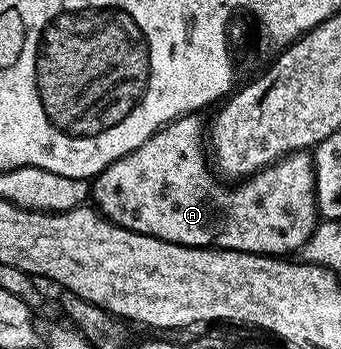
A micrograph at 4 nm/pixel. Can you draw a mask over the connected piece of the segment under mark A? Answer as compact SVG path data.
M193 113L184 115L182 118L174 120L173 123L168 123L164 127L161 127L160 130L155 131L145 143L138 145L138 149L126 153L118 161L110 164L102 174L91 180L90 199L94 204L95 210L105 215L111 223L117 223L119 227L125 227L134 233L153 235L162 241L177 243L183 247L206 247L222 251L248 251L251 255L271 255L273 257L287 256L289 254L287 251L299 252L304 246L304 243L314 233L318 224L316 178L314 177L314 169L312 168L312 155L308 151L296 151L293 155L285 155L277 163L271 163L270 166L263 167L256 174L239 180L235 185L225 185L217 178L213 168L206 162L206 123L205 120L203 123L200 118L201 116L199 114Z

